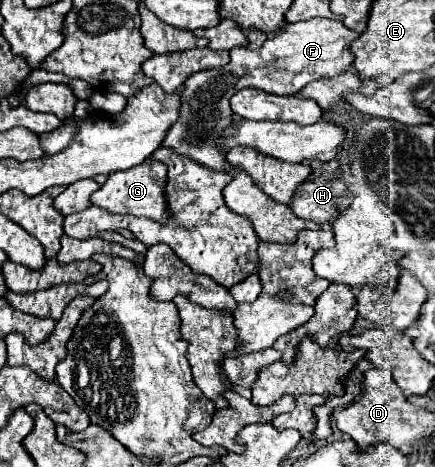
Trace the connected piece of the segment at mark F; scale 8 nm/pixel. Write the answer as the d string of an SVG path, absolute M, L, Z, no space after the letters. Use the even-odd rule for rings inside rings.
M312 18L312 20L304 20L304 22L296 22L296 24L286 24L286 28L282 28L282 32L278 32L278 36L270 36L258 50L250 50L250 48L230 50L230 62L226 66L196 72L184 82L184 92L180 96L180 116L170 126L170 132L166 134L162 146L178 152L180 156L186 156L186 158L198 162L210 170L226 172L226 162L228 162L226 152L218 152L218 144L214 144L214 140L218 140L218 136L222 136L222 132L232 124L234 112L230 108L230 96L242 88L248 88L248 86L262 88L262 90L278 96L282 96L282 94L288 96L288 94L300 92L308 82L314 82L322 76L338 76L352 68L354 54L350 52L350 44L356 36L358 34L354 30L348 30L342 22L328 20L328 18Z

